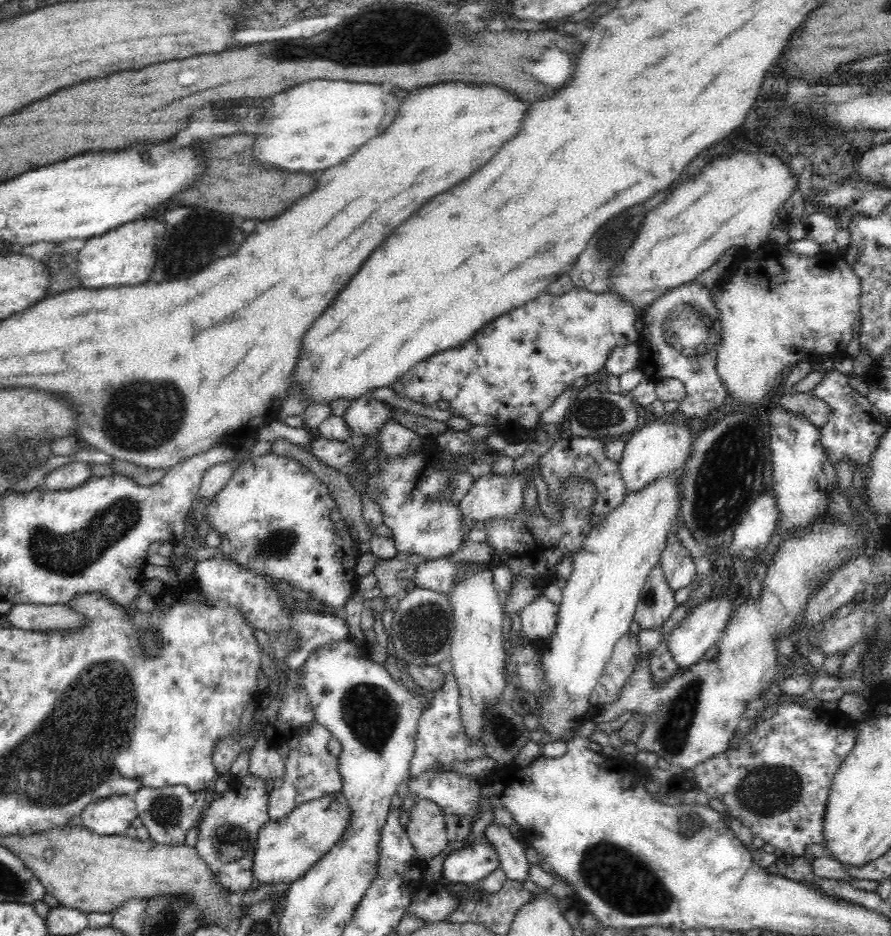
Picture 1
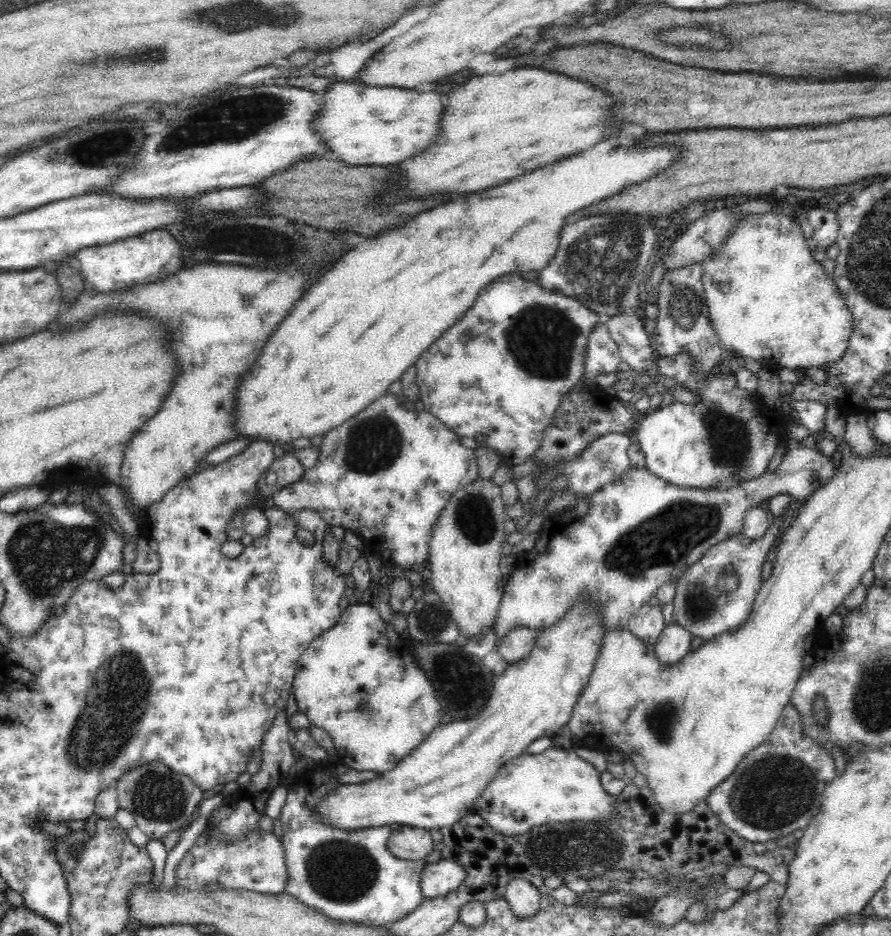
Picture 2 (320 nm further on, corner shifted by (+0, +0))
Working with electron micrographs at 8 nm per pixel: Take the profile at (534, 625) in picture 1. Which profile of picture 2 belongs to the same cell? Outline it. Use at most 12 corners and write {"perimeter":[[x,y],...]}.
{"perimeter":[[518,627],[498,640],[495,651],[508,665],[534,649],[538,629]]}

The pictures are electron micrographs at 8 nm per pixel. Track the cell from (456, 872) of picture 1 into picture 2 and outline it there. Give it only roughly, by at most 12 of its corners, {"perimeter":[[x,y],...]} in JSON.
{"perimeter":[[440,859],[420,872],[422,898],[455,891],[466,871]]}

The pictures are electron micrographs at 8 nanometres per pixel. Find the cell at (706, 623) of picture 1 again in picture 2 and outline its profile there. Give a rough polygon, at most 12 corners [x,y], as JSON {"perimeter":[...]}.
{"perimeter":[[666,625],[654,646],[662,665],[691,651],[690,633]]}

